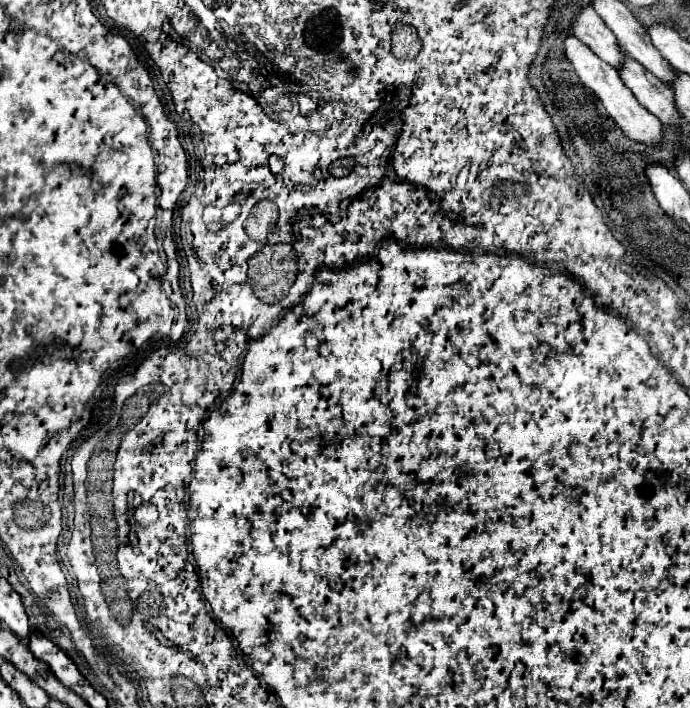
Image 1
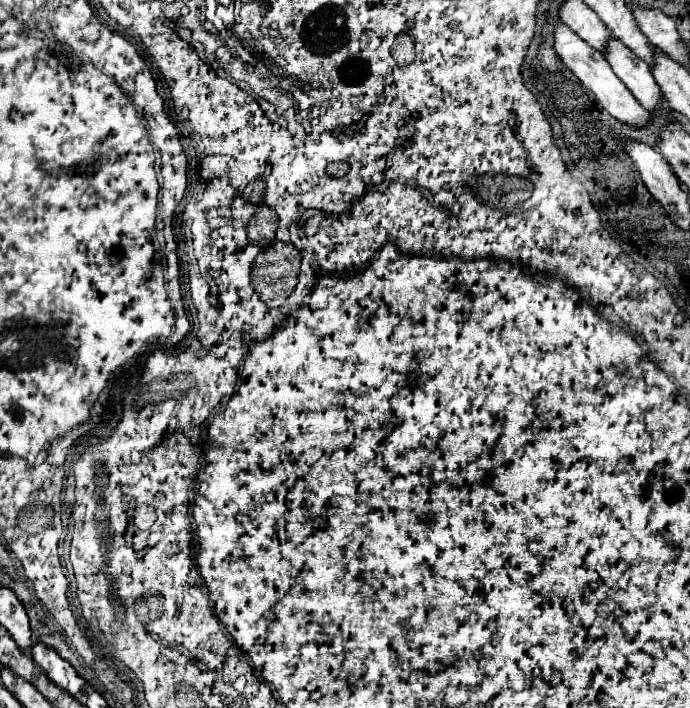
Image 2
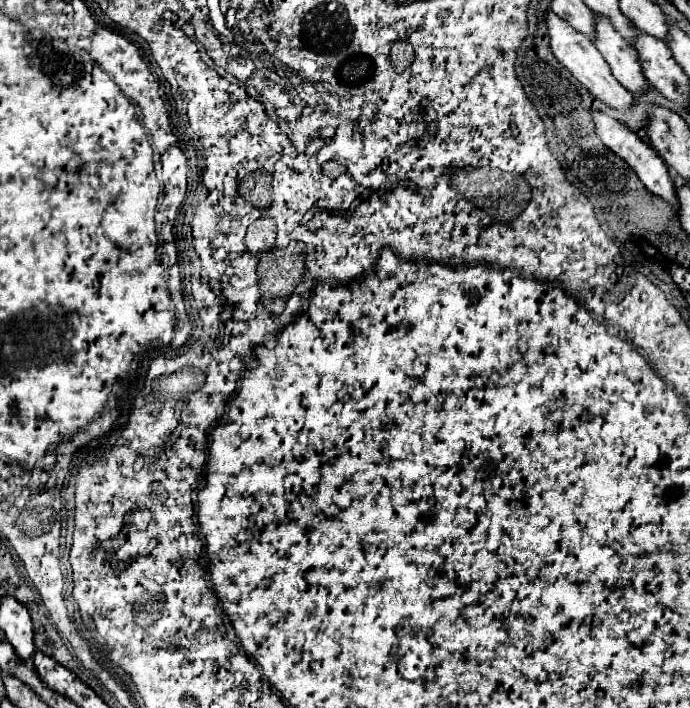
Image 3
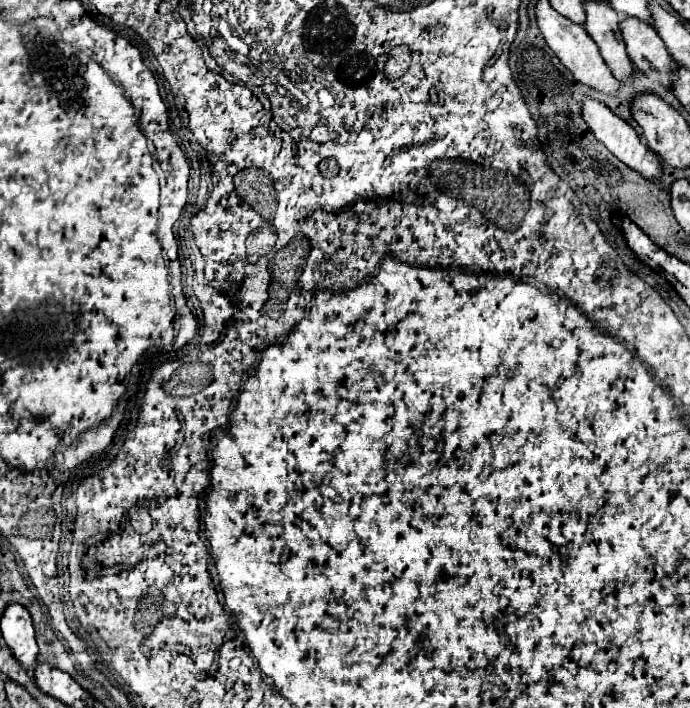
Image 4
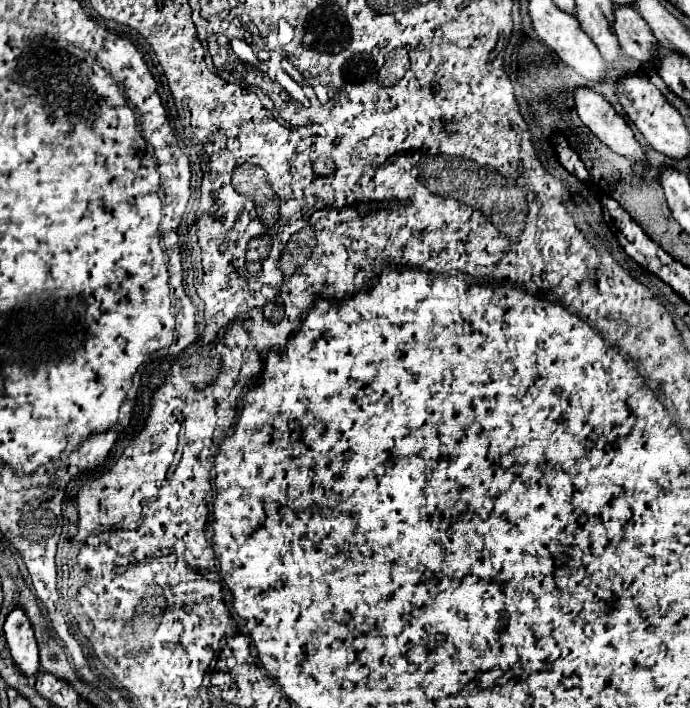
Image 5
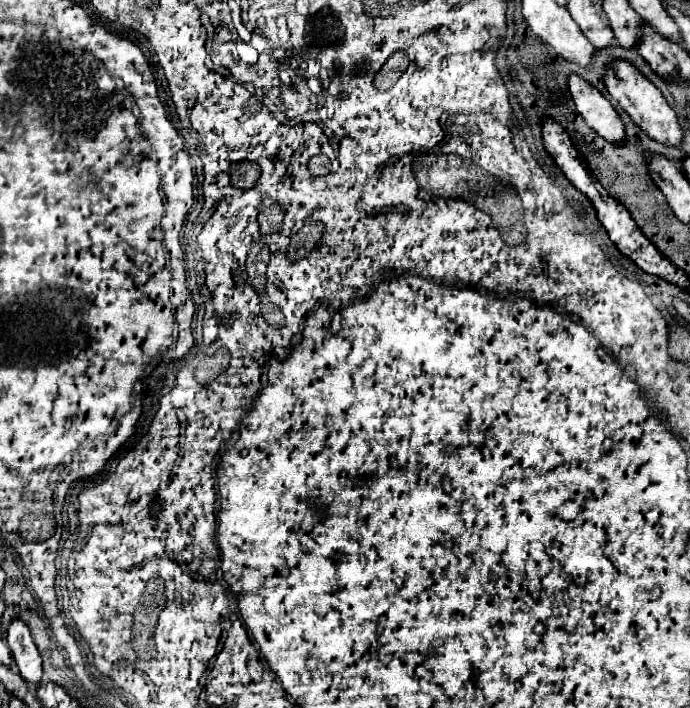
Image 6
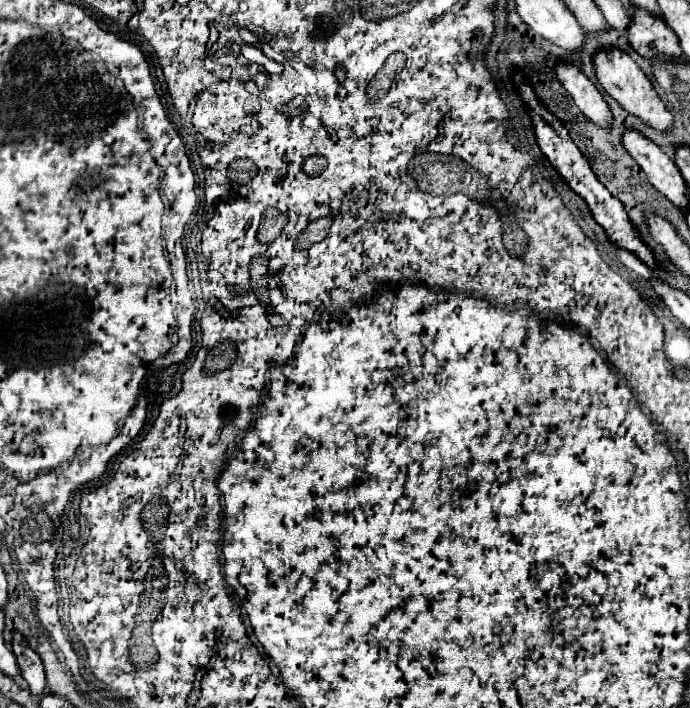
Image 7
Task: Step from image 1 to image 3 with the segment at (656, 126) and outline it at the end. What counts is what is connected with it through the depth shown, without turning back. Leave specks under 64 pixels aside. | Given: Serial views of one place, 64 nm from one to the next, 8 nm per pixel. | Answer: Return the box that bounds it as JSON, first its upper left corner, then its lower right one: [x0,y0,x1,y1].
[546,10,632,110]

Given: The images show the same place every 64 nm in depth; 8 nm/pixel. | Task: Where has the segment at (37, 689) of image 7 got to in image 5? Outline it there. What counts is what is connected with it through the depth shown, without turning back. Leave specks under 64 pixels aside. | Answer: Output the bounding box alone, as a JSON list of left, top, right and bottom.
[4,610,40,678]

